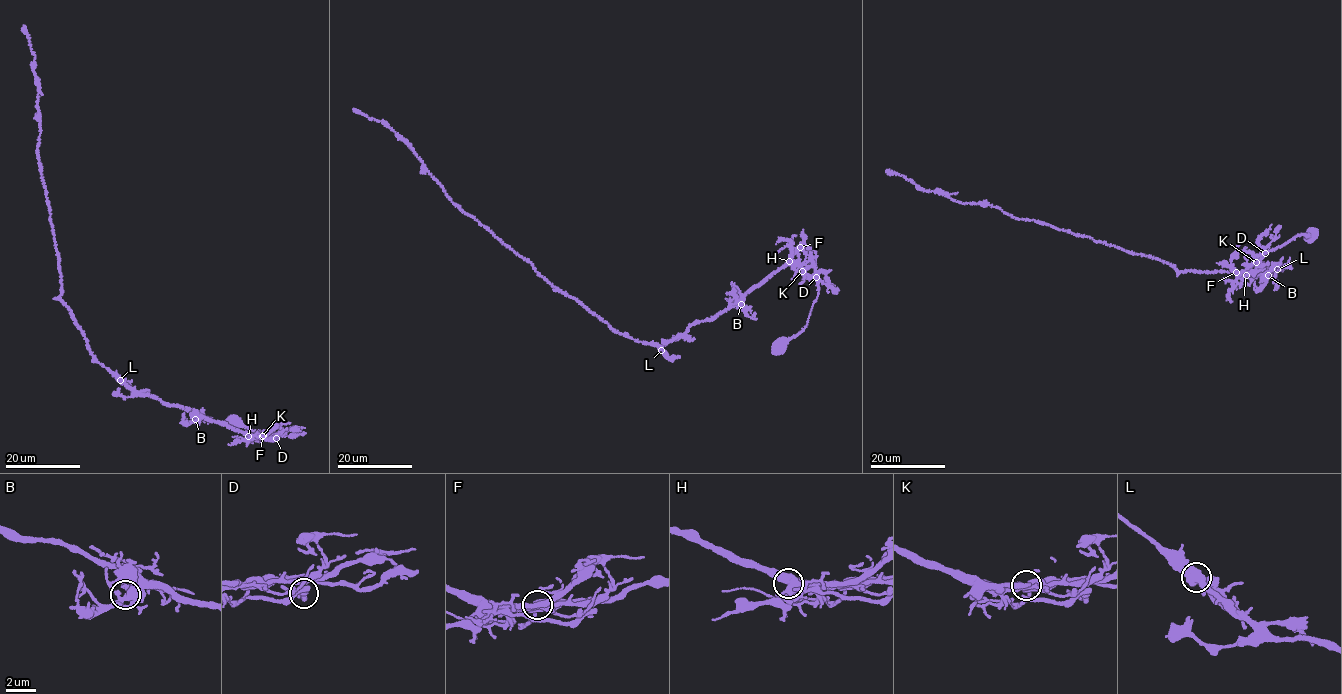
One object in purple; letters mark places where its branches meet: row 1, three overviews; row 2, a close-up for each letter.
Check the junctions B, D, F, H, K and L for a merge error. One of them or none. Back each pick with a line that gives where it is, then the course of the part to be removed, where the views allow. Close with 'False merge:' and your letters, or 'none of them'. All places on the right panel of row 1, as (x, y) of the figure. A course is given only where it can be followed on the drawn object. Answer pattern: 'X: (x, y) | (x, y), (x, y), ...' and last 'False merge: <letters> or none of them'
False merge: none of them

